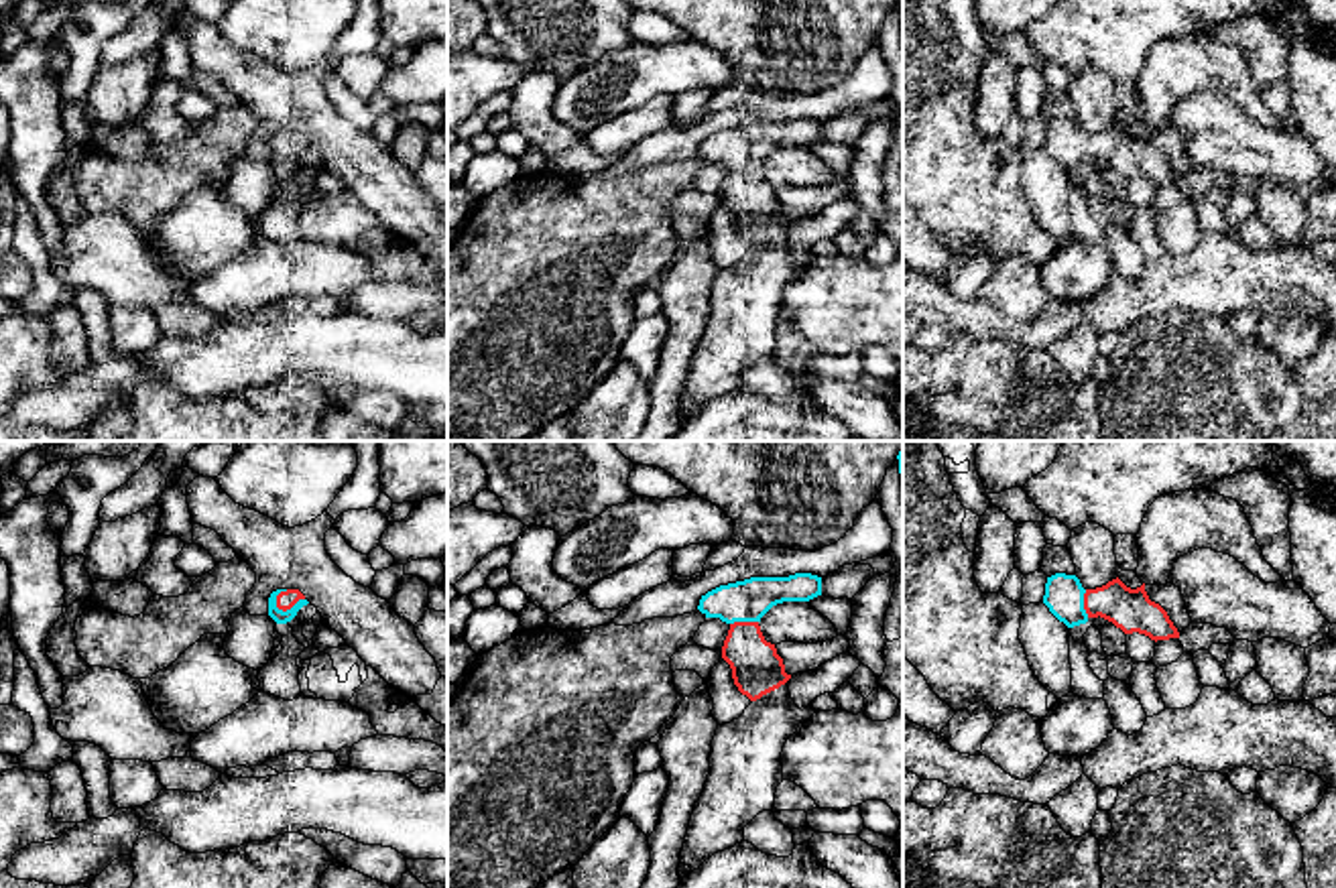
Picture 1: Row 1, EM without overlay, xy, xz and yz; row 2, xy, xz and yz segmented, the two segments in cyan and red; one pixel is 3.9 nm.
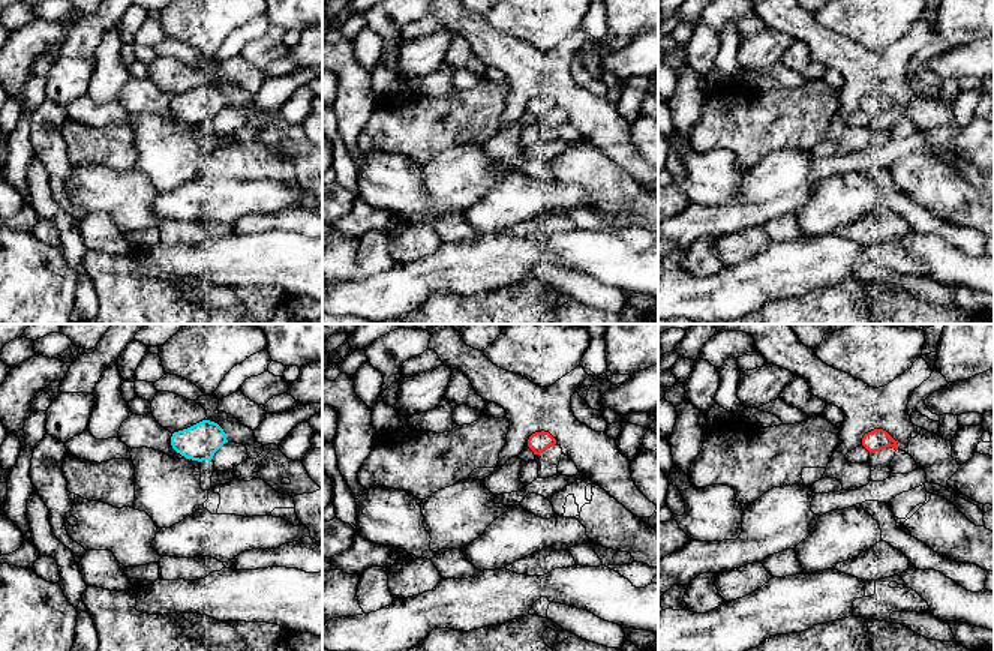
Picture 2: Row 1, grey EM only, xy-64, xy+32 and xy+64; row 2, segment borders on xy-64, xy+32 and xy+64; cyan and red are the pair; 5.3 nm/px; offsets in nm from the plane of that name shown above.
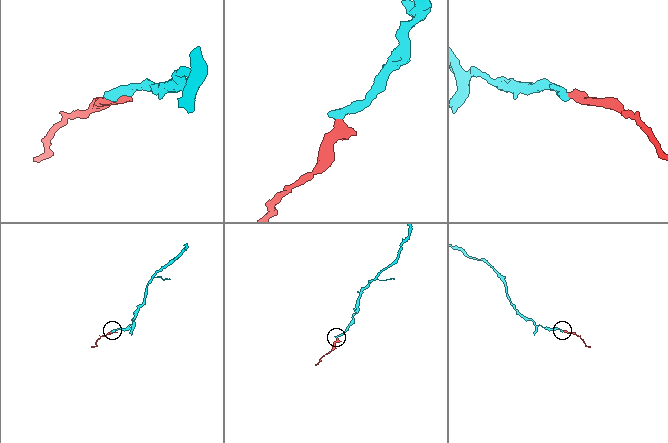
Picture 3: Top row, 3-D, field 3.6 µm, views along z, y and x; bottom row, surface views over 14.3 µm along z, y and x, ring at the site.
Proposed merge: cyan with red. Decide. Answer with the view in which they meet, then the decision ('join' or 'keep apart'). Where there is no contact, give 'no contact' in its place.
meets cyan in xy; join

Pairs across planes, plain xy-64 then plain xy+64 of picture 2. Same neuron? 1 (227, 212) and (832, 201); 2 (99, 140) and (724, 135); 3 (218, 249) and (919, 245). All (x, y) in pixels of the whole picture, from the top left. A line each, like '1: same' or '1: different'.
1: same
2: same
3: same

